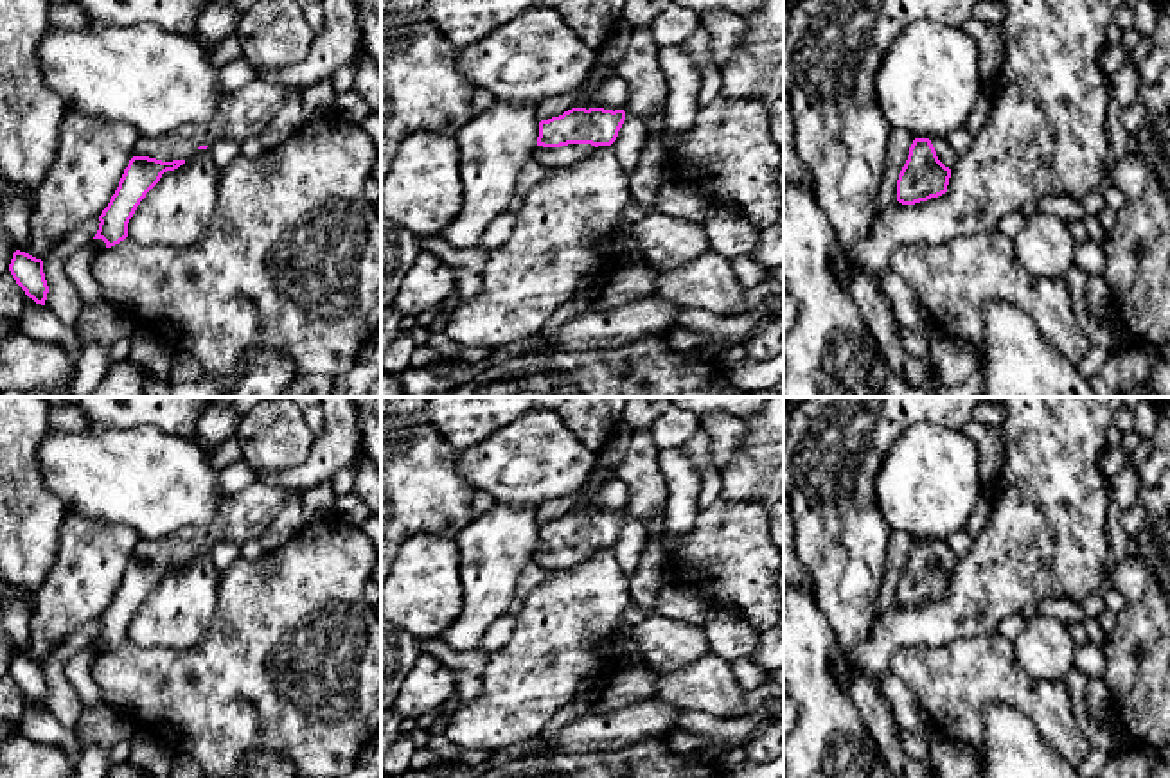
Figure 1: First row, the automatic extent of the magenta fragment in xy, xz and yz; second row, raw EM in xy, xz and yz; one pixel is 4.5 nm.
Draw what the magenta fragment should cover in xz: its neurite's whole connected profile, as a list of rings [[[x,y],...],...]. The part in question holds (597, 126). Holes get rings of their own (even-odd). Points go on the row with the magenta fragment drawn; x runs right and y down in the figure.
[[[572,108],[539,122],[532,160],[554,169],[572,167],[598,146],[611,146],[625,120],[624,110]]]

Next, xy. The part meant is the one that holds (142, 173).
[[[255,79],[228,93],[210,124],[187,124],[156,138],[140,137],[115,194],[99,216],[101,223],[93,239],[102,239],[106,248],[124,241],[137,207],[164,172],[178,169],[196,149],[207,149],[217,137],[230,137],[237,142],[261,137],[289,93],[291,90],[275,83]]]

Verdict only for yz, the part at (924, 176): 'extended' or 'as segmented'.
extended

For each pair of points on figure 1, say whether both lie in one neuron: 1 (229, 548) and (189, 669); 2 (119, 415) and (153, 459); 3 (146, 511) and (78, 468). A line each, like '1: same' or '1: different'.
1: different
2: different
3: same

